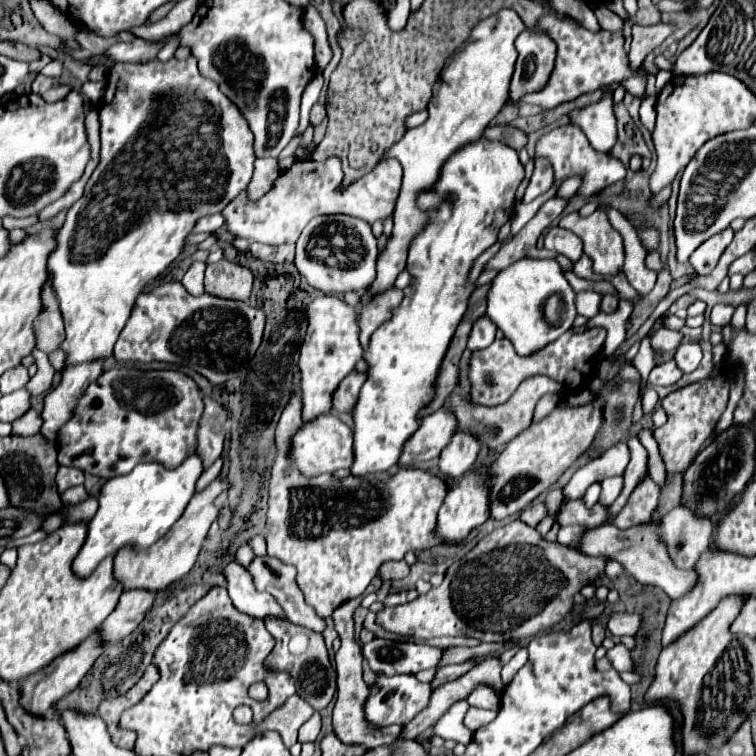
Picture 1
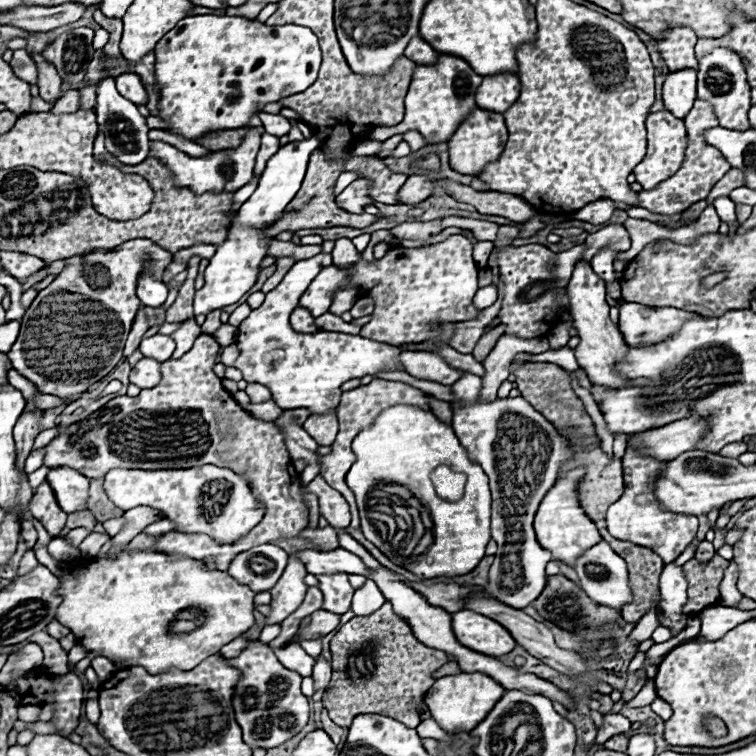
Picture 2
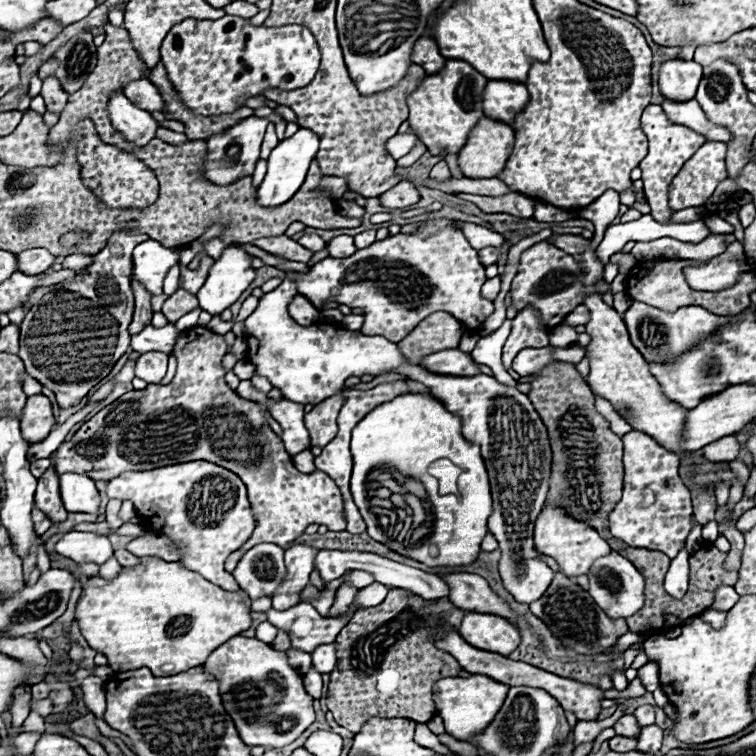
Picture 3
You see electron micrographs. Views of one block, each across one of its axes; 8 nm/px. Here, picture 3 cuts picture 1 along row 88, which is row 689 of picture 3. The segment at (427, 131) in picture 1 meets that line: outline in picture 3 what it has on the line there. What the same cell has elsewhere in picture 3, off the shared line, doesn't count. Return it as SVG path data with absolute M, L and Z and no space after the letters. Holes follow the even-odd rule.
M468 676L468 678L442 678L434 686L434 704L436 704L436 714L444 720L446 732L454 736L456 740L468 740L472 734L478 734L490 724L490 718L498 714L502 708L502 702L508 694L506 684L496 682L488 676Z

